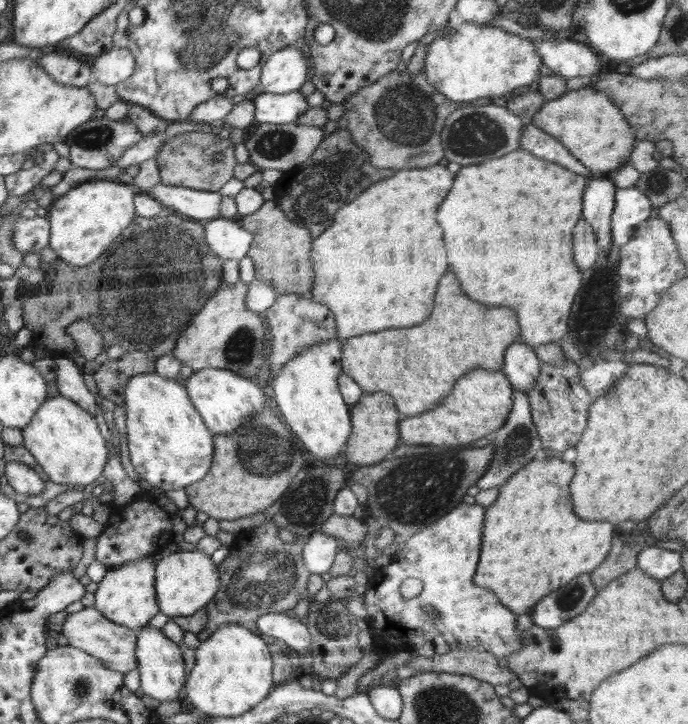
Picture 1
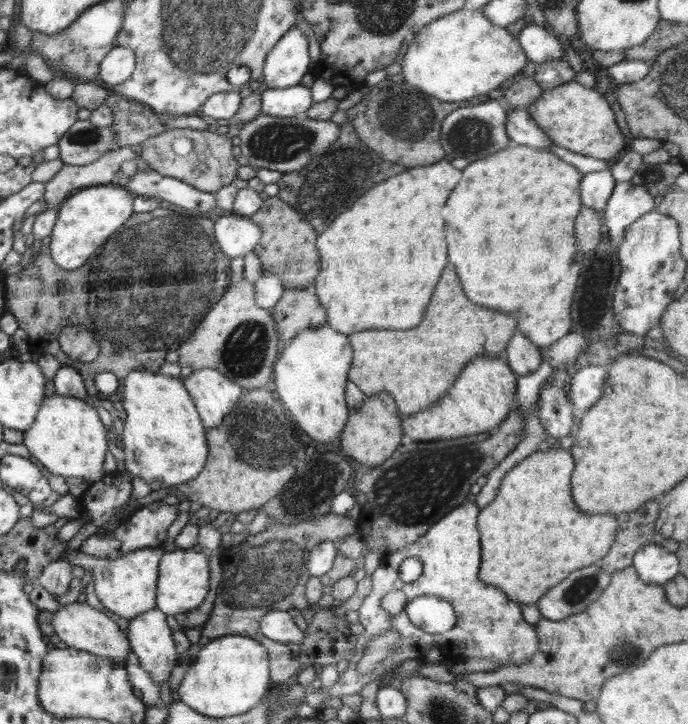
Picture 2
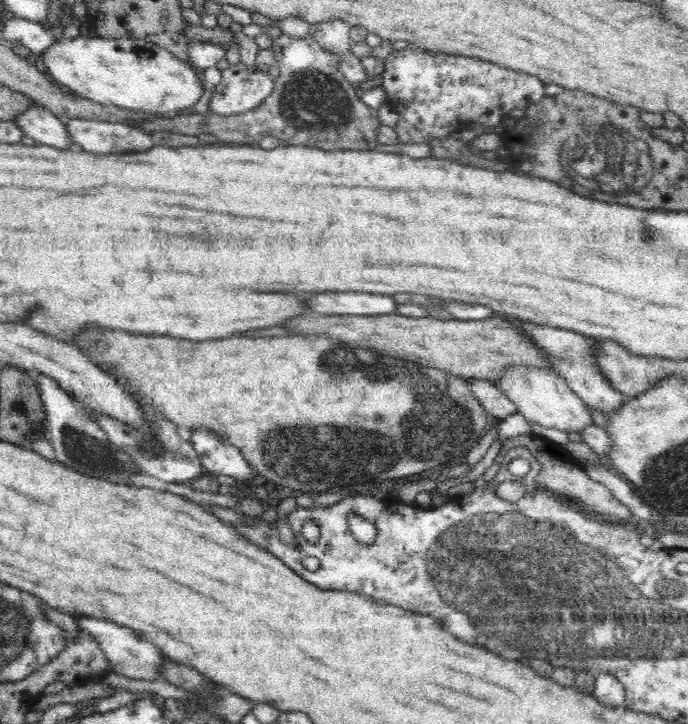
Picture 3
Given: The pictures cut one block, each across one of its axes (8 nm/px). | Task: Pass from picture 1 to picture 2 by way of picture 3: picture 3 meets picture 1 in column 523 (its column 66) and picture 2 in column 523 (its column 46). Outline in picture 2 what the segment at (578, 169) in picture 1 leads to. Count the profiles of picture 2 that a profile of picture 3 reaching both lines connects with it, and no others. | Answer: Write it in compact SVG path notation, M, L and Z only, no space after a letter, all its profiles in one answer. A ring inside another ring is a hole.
M526 109L508 110L506 121L506 132L512 145L530 146L549 150L552 146L550 138L536 124L536 121L529 117Z

